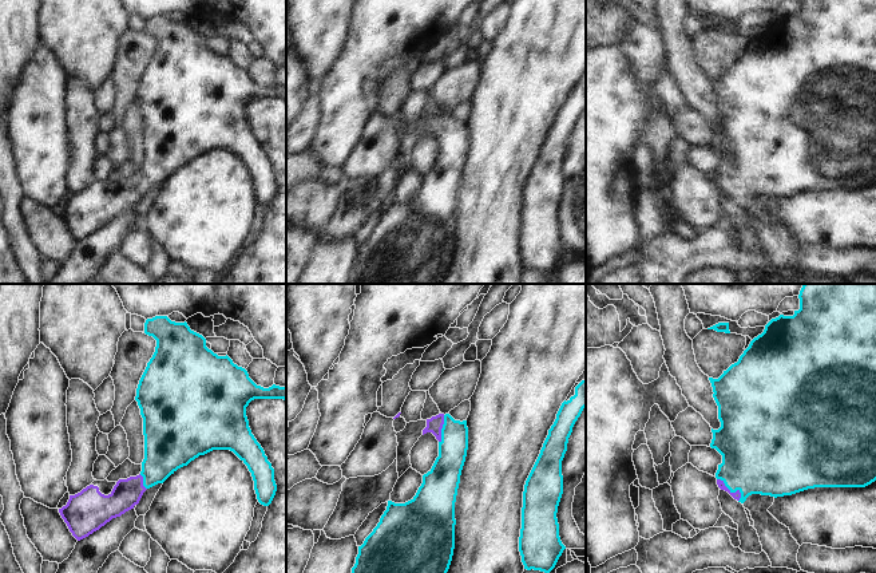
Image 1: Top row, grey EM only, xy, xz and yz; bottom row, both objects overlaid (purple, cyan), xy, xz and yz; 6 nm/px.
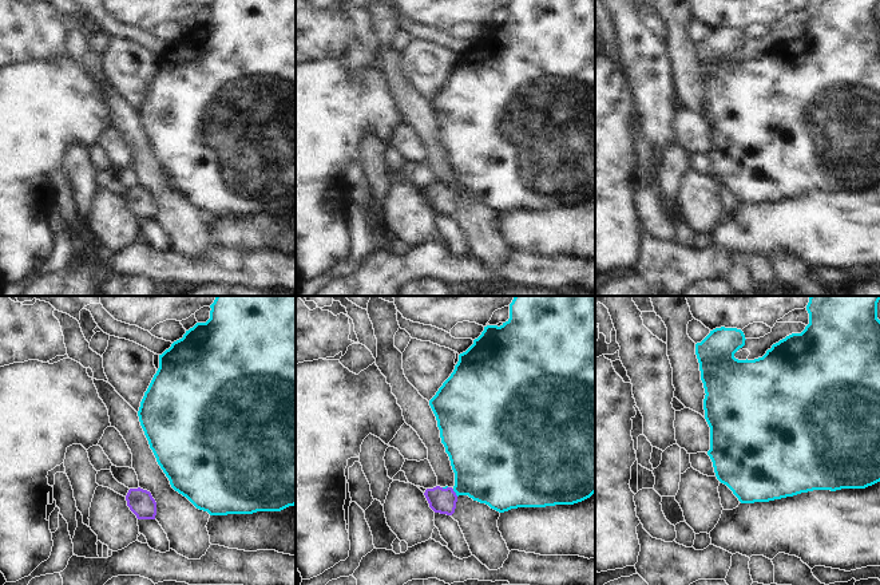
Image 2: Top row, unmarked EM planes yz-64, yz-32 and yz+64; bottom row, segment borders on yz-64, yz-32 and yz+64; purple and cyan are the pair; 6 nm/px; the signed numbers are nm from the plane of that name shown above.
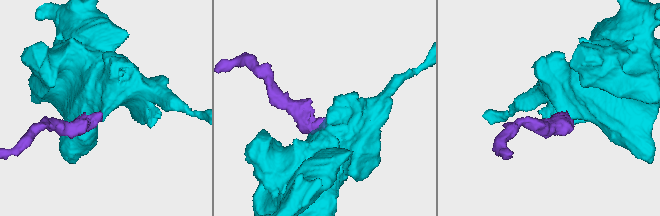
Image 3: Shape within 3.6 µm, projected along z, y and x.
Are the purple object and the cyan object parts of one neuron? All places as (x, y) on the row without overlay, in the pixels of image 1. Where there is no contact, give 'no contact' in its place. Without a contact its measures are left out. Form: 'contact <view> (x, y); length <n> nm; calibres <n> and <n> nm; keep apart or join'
contact yz (732, 193); length 190 nm; calibres 50 and 420 nm; join

